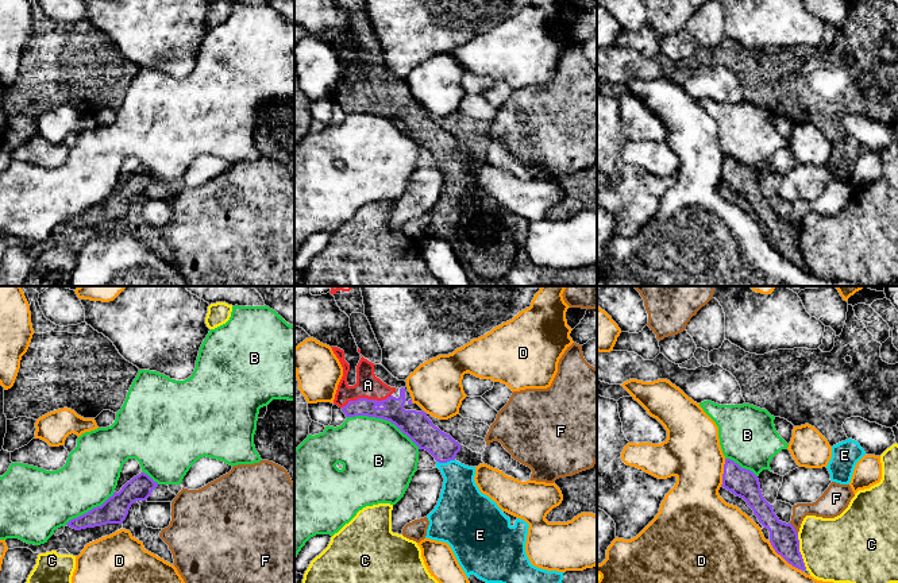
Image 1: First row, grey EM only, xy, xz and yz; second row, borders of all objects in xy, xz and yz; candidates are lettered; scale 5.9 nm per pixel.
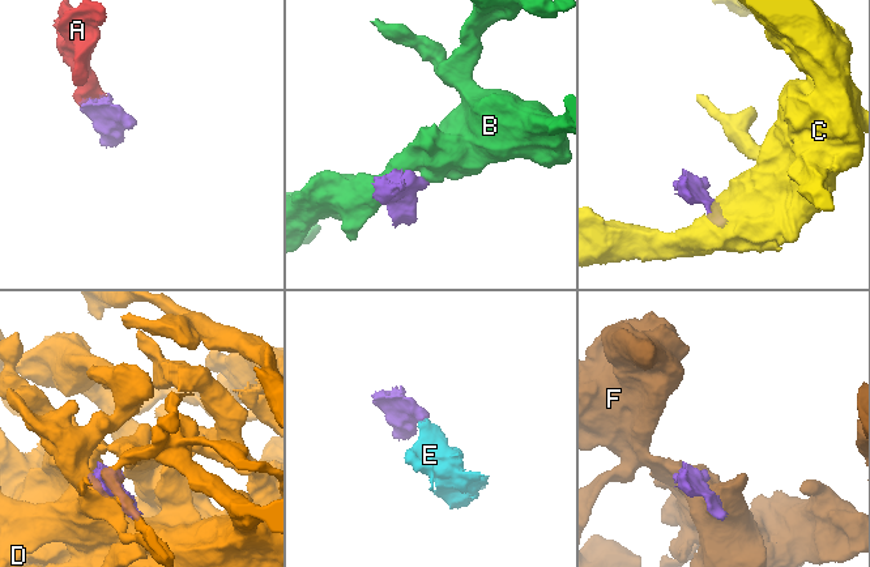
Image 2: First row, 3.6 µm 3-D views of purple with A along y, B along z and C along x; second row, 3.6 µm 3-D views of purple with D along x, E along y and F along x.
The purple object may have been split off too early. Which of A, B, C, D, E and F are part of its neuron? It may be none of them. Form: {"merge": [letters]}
{"merge": ["A", "E"]}

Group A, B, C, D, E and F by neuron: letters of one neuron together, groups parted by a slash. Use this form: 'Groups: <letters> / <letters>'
Groups: A E / B / C / D / F

